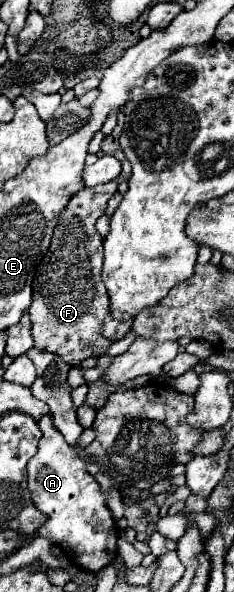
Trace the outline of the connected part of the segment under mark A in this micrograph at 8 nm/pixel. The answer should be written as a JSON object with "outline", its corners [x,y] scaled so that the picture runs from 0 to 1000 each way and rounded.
{"outline":[[[222,701],[171,704],[162,721],[179,742],[162,745],[162,765],[120,779],[120,826],[145,853],[214,873],[205,883],[171,890],[162,904],[205,907],[231,921],[265,924],[299,951],[410,968],[496,944],[496,880],[453,856],[453,843],[427,833],[410,809],[368,796],[368,779],[222,718]]]}

